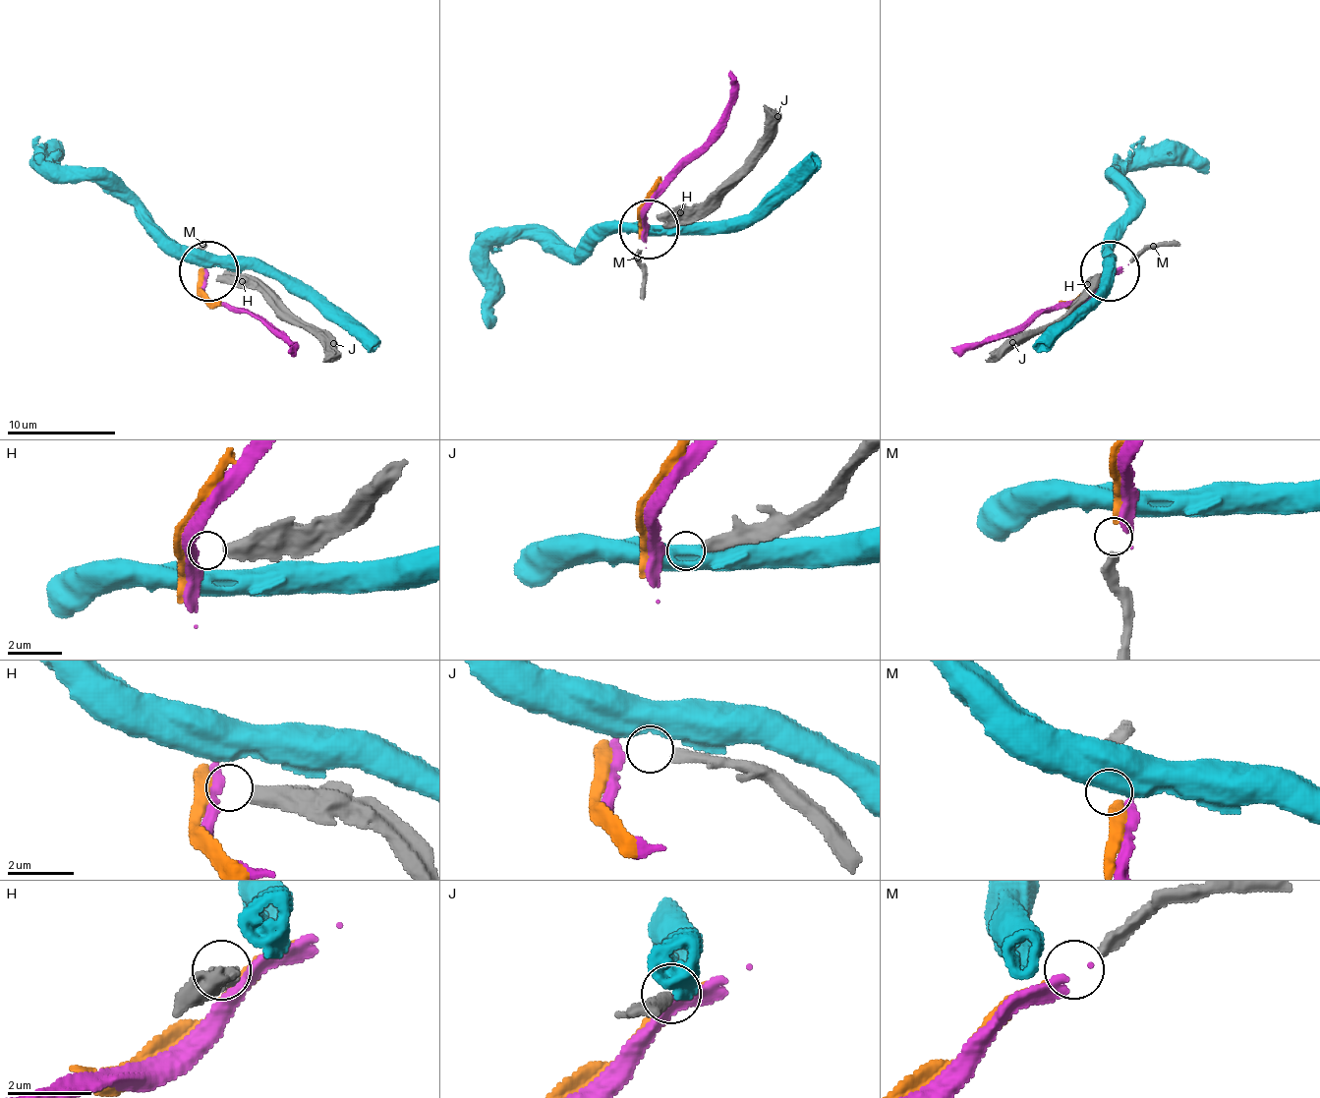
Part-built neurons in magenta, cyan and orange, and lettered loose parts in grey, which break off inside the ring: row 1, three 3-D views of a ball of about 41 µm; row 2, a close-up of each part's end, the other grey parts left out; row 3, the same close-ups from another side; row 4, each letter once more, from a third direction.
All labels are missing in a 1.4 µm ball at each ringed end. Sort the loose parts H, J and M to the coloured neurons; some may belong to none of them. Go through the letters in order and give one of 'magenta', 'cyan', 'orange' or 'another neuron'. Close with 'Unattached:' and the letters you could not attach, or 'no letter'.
H: another neuron
J: another neuron
M: orange
Unattached: H, J

